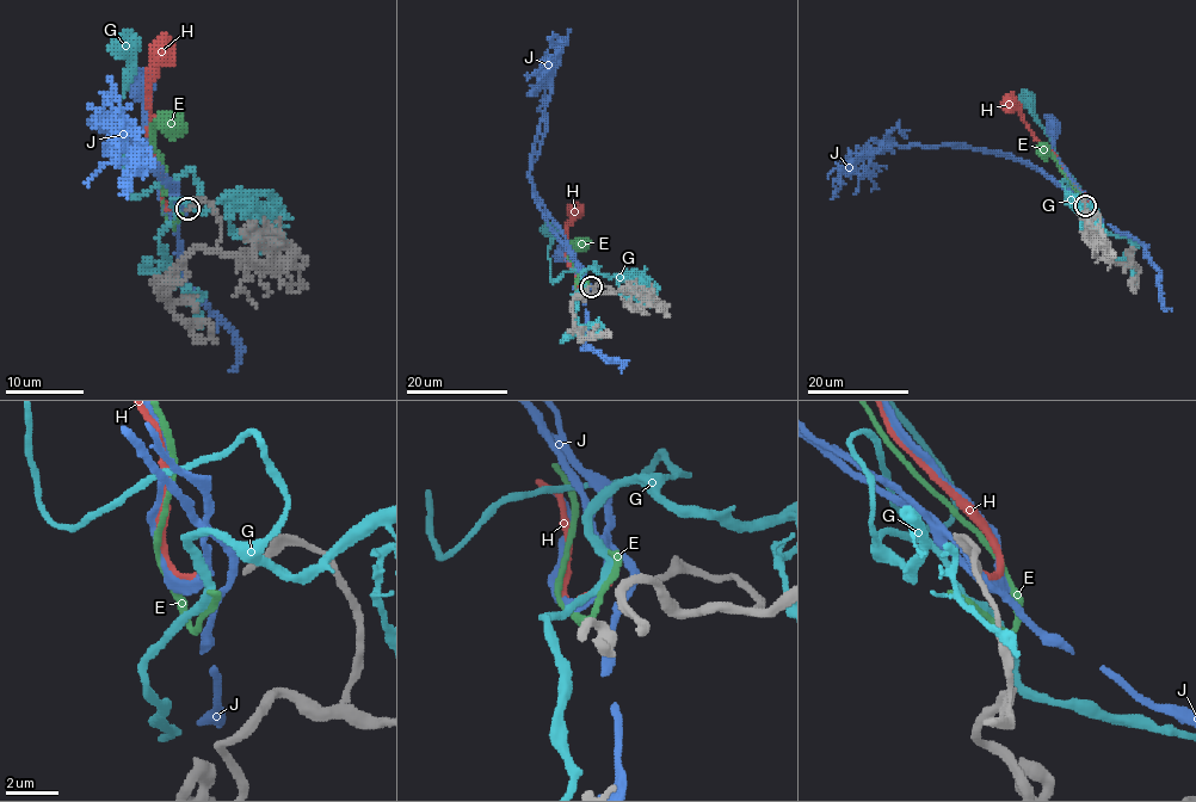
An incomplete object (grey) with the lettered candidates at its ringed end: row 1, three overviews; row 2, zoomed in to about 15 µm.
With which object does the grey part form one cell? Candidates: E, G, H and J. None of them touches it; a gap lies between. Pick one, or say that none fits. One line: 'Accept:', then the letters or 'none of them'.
Accept: H

